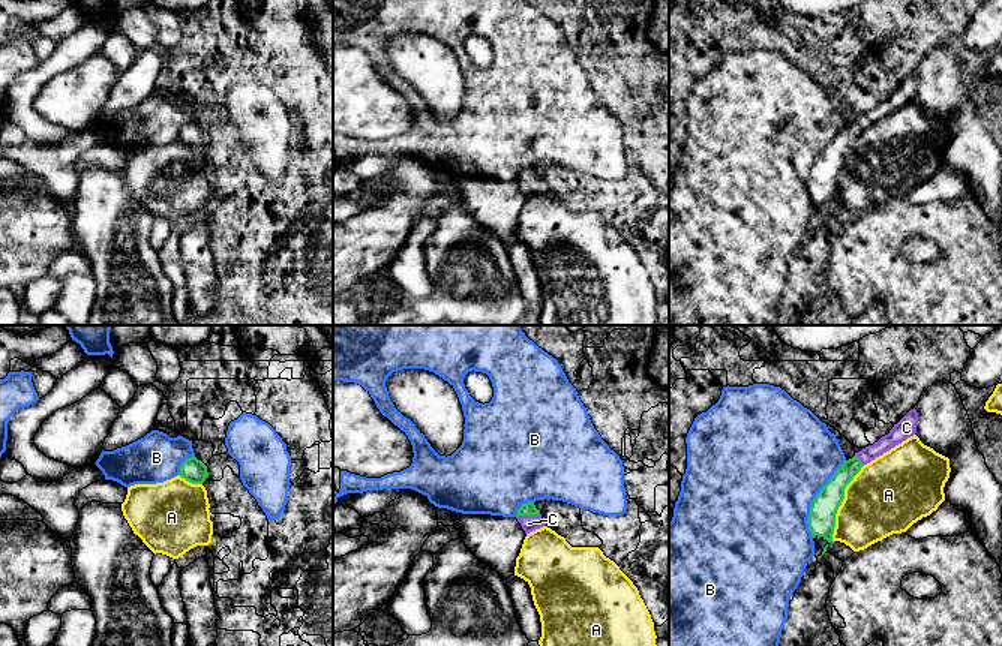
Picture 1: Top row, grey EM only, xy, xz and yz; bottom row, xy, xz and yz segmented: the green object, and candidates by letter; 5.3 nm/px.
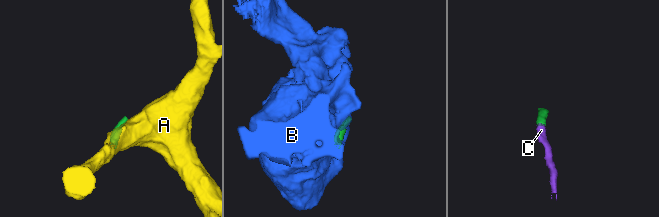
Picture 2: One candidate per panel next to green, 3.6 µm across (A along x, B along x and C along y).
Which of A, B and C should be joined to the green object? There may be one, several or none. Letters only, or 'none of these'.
C

